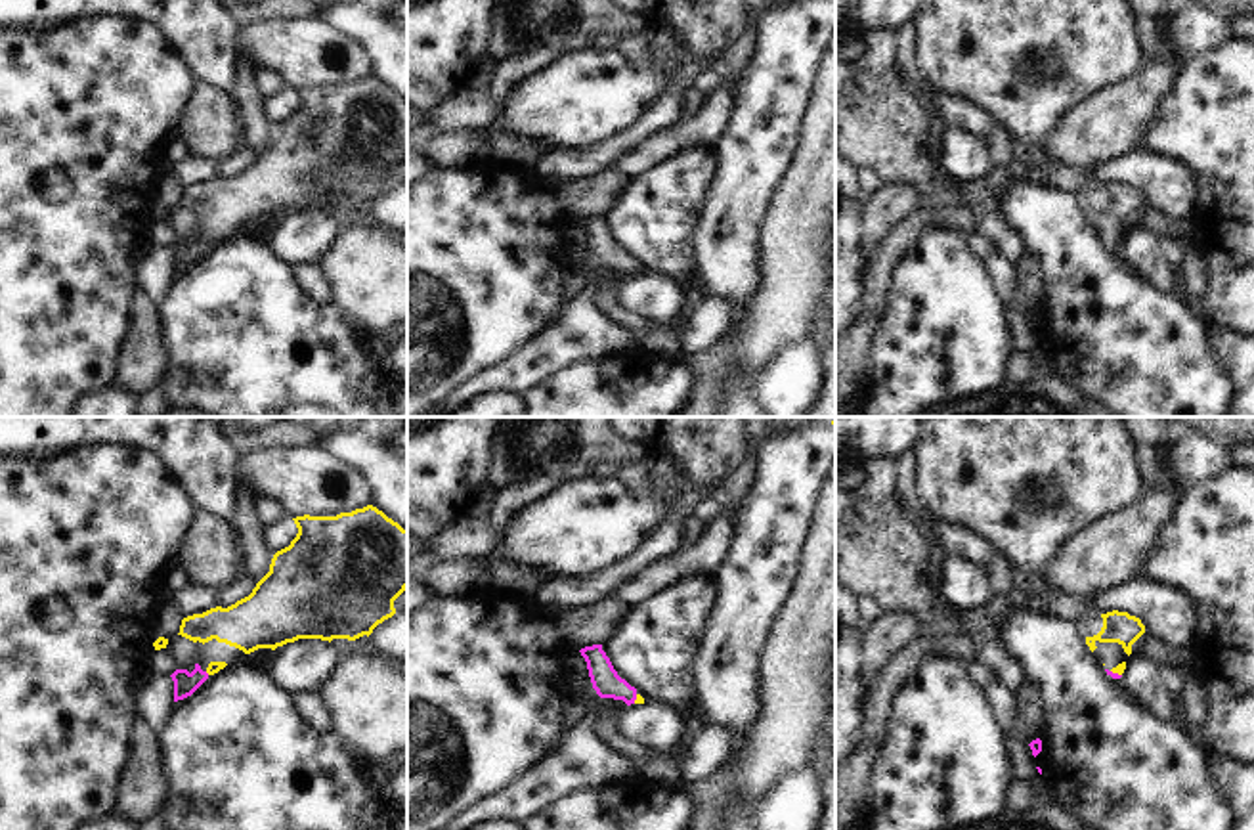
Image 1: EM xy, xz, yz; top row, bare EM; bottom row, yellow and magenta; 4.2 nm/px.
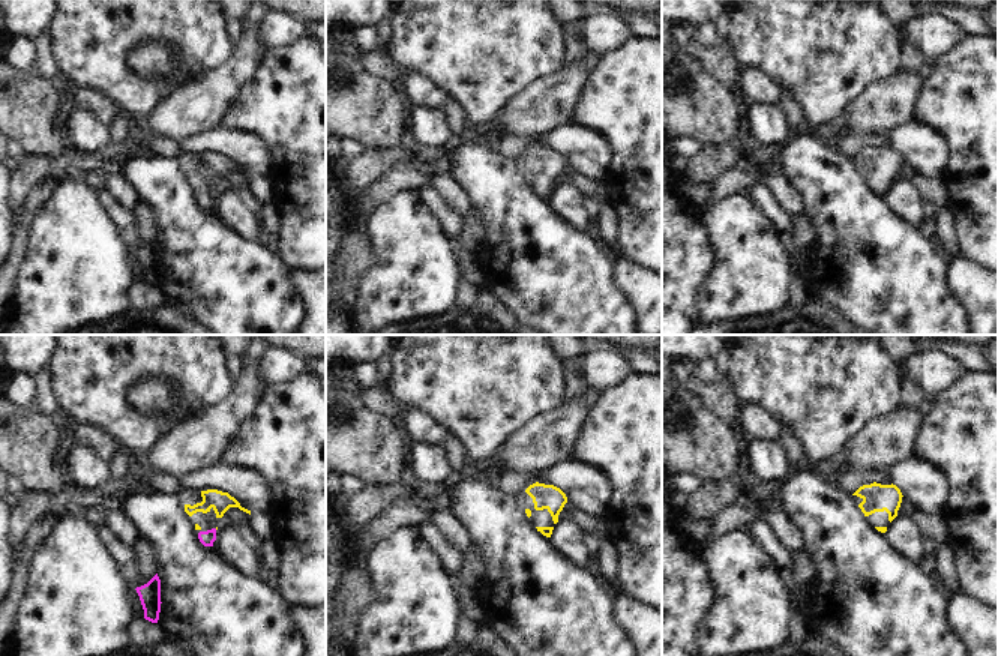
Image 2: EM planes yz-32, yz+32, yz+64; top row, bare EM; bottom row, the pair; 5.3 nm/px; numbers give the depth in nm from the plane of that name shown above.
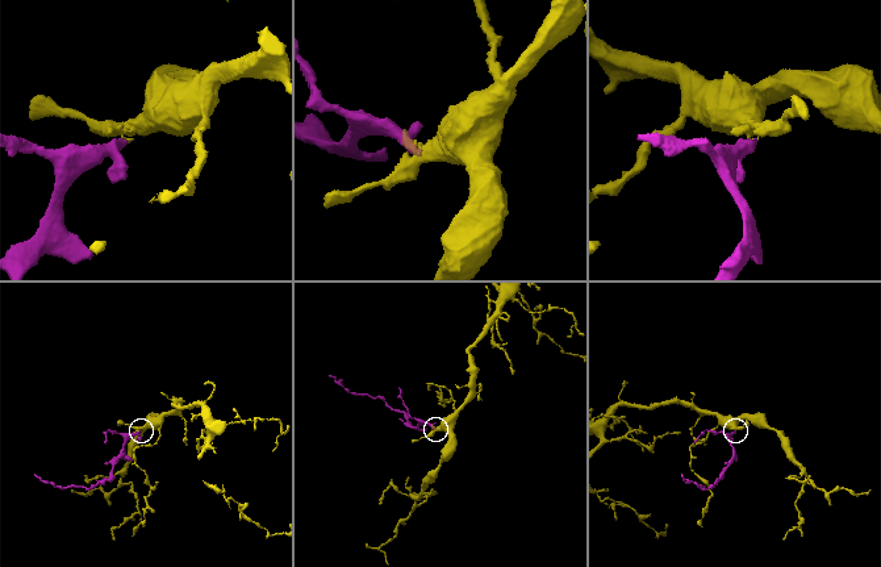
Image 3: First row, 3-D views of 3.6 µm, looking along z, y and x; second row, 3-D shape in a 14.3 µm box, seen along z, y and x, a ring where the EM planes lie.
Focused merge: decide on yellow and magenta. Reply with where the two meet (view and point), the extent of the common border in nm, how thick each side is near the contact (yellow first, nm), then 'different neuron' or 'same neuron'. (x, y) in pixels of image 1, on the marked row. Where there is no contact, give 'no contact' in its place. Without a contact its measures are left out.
yz (1117, 672) | 50 nm | 40/30 nm | same neuron

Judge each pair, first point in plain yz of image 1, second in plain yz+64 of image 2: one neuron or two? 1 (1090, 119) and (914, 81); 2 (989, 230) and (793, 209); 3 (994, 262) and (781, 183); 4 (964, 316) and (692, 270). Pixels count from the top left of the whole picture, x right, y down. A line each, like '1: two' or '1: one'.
1: one
2: one
3: two
4: two

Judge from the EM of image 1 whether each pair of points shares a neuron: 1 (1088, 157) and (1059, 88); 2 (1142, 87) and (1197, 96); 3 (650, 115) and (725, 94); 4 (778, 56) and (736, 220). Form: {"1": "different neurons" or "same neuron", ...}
{"1": "different neurons", "2": "different neurons", "3": "different neurons", "4": "same neuron"}

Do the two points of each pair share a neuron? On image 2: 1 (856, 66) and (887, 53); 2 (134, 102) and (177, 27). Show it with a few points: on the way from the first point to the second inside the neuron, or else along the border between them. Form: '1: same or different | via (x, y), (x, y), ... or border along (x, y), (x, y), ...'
1: same | via (863, 59), (869, 53), (880, 53)
2: same | via (119, 75), (119, 50), (141, 27), (150, 27)

